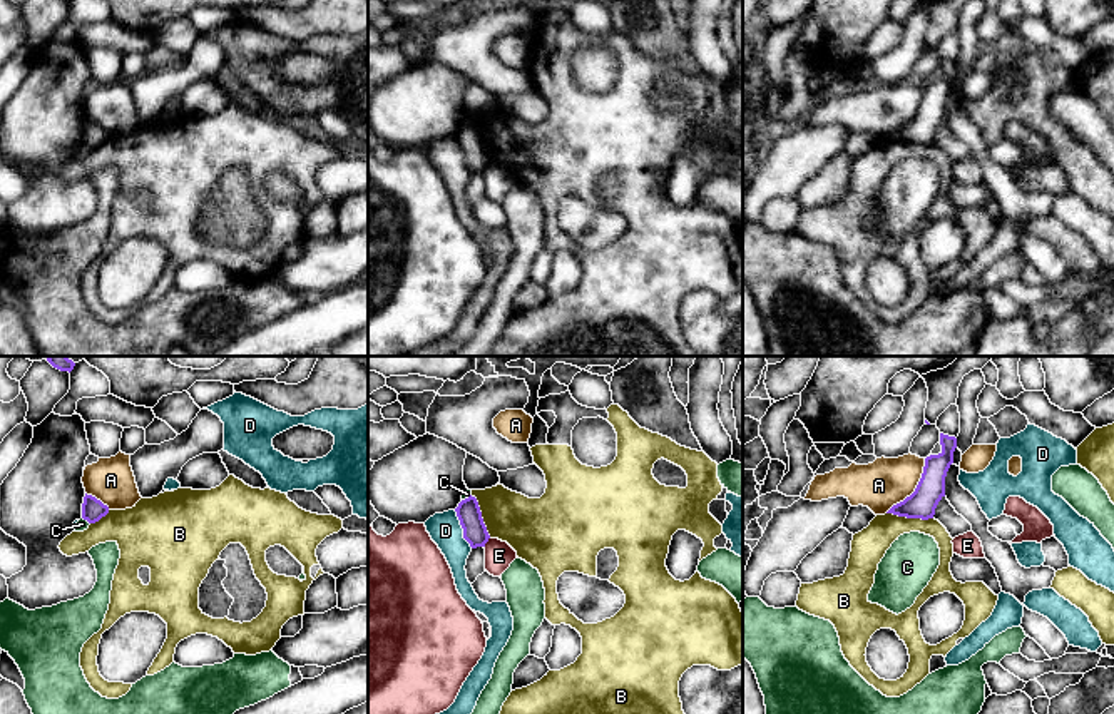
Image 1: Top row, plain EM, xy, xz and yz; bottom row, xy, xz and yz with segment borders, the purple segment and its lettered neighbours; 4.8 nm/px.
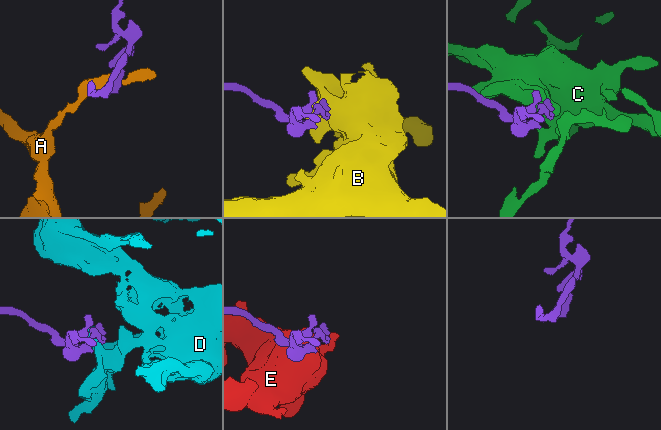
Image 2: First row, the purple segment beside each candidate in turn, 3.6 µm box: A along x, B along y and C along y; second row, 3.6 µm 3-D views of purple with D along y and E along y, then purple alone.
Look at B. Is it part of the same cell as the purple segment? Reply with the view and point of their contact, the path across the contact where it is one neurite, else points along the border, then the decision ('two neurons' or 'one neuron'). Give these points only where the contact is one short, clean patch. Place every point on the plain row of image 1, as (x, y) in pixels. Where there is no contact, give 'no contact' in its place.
meets purple in yz at (910, 142); border along yz (887, 137), (932, 144); two neurons

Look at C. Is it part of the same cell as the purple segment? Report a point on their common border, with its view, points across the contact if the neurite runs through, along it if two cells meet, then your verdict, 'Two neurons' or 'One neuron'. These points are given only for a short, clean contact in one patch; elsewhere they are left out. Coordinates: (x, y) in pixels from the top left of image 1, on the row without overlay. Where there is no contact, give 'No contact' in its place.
Touches purple at xz (465, 124). Boundary: xz (470, 119), (462, 126). Two neurons

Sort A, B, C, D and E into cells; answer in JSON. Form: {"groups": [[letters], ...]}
{"groups": [["A"], ["B"], ["C"], ["D"], ["E"]]}

